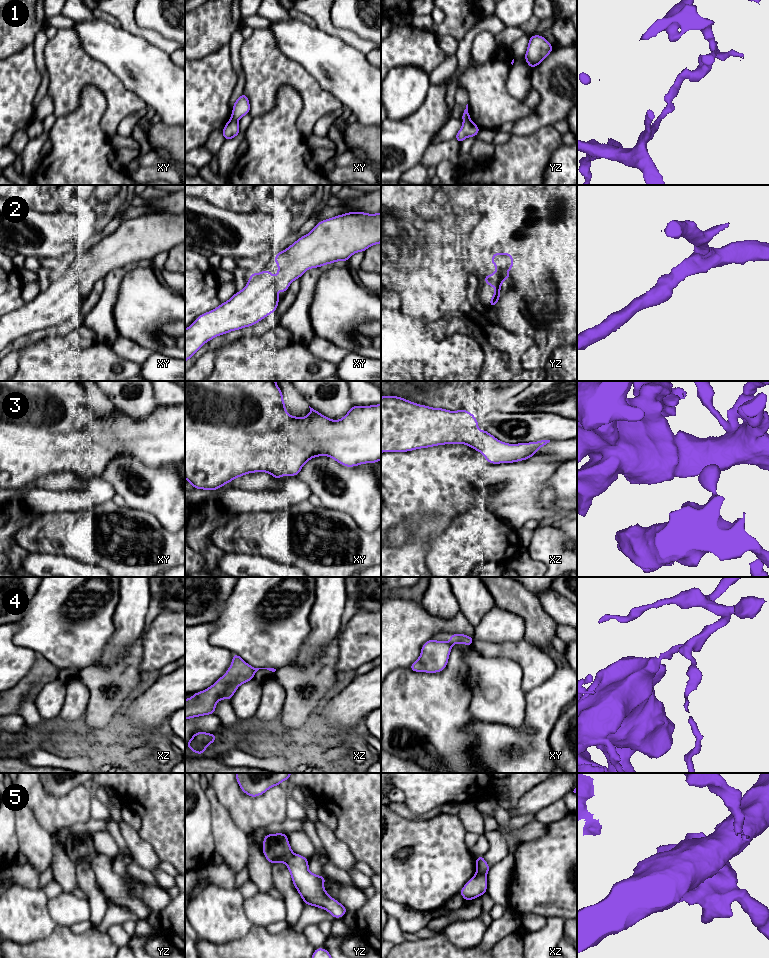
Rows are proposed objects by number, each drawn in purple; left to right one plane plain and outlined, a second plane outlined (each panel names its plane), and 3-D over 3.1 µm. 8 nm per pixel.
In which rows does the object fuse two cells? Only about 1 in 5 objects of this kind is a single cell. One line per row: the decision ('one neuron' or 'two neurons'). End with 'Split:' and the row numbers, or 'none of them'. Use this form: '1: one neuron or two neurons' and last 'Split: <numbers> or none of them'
1: two neurons
2: one neuron
3: one neuron
4: two neurons
5: two neurons
Split: 1, 4, 5

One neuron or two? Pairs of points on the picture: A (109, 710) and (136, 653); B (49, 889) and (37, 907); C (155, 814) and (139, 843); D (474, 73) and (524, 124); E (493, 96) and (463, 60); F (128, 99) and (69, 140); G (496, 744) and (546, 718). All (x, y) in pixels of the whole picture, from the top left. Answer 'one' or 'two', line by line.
A: one
B: two
C: two
D: two
E: two
F: two
G: one

